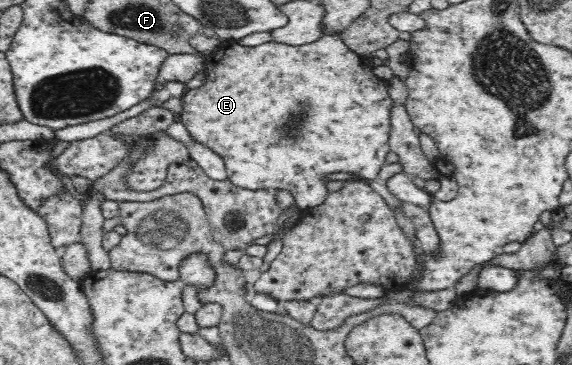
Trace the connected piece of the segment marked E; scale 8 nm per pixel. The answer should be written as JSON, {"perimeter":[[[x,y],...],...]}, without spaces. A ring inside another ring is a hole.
{"perimeter":[[[271,32],[252,33],[238,41],[223,43],[222,46],[206,61],[206,82],[197,88],[186,88],[182,96],[182,110],[178,119],[194,143],[208,147],[224,161],[228,181],[243,189],[261,189],[275,191],[285,189],[302,209],[317,207],[325,201],[328,195],[327,187],[321,175],[327,173],[358,174],[367,180],[376,180],[381,168],[387,163],[387,153],[391,151],[388,139],[390,134],[390,105],[391,98],[387,94],[388,80],[373,74],[373,66],[369,57],[353,53],[341,39],[339,33],[321,37],[309,45],[292,46],[274,41]]]}

